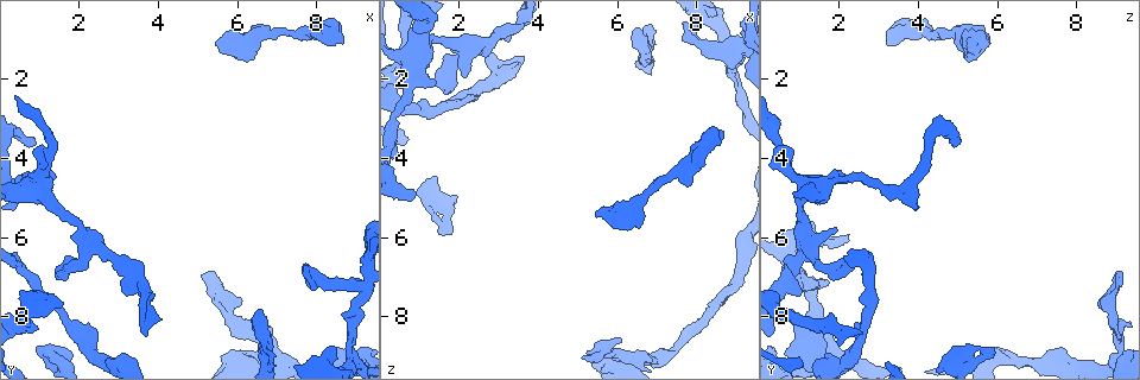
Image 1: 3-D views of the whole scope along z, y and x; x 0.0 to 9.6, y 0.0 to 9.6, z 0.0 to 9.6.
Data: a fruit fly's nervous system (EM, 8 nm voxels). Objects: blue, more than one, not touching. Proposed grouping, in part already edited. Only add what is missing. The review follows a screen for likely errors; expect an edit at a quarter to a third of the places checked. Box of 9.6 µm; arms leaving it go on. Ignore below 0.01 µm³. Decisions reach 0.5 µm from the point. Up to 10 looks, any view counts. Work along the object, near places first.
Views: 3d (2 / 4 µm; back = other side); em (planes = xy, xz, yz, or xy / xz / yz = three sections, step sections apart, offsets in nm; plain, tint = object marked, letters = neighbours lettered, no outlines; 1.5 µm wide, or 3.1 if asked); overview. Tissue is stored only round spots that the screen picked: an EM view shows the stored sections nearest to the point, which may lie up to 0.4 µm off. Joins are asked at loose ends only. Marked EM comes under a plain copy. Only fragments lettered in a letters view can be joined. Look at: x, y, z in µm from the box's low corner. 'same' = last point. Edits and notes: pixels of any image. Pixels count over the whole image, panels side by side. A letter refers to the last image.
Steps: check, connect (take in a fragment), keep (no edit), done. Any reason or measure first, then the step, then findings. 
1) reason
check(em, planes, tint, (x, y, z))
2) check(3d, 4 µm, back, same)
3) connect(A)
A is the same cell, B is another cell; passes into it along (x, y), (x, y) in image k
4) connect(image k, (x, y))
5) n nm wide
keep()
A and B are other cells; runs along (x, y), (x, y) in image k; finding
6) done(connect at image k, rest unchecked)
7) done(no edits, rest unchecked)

check(em, planes, letters, (5.10, 7.00, 9.00))

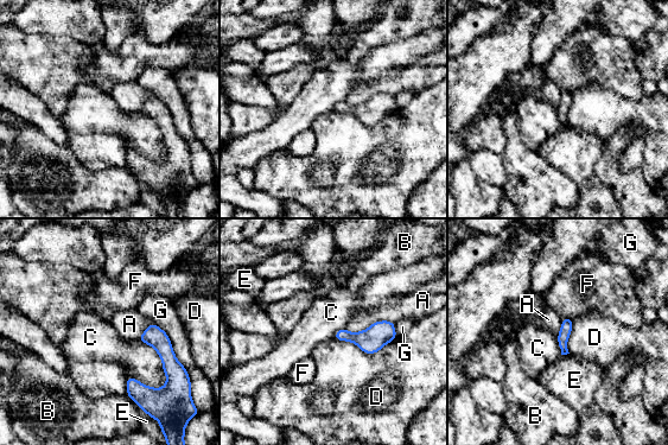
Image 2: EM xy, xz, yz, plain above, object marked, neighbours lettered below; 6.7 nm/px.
keep()
A, B, C, D, E, F and G are other cells; border along (138, 338), (160, 358), (160, 388) in image 2; none of them fits

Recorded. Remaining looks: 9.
thick end
check(em, xy, step 8, letters, (5.40, 1.00, 5.45))

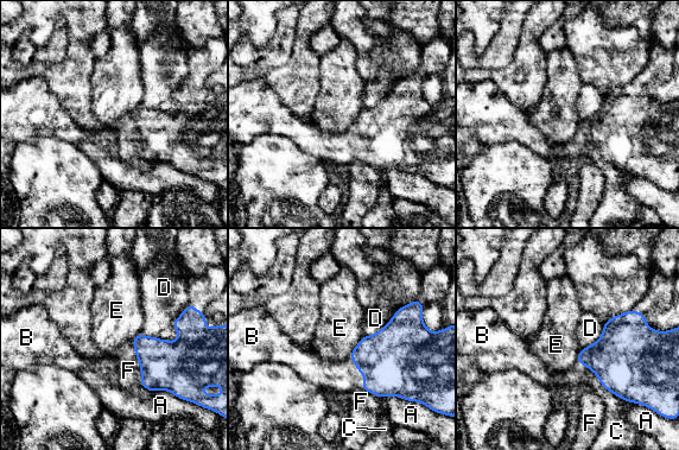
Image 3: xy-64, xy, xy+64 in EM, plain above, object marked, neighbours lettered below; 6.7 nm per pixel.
cut it another way
check(em, planes, letters, same)

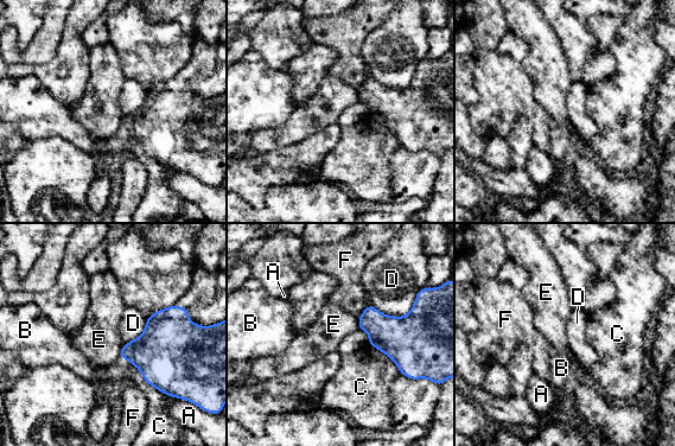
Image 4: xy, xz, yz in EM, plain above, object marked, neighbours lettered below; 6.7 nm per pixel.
connect(B)
B is the same cell, A, C, D, E and F are other cells; passes into it along (163, 352), (127, 361), (120, 373) in image 4; the cell continues

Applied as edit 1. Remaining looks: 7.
redraw
check(overview)

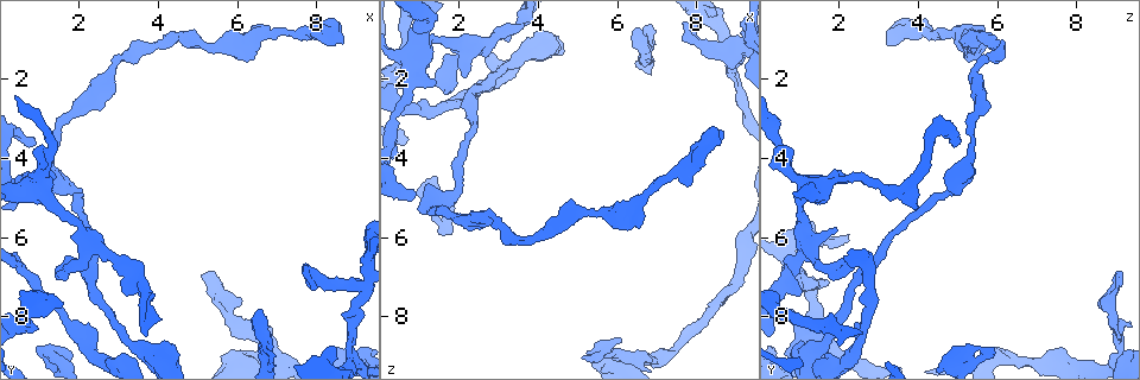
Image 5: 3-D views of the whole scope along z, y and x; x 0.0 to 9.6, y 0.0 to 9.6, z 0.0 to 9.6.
check(em, planes, letters, (8.70, 1.05, 3.40))

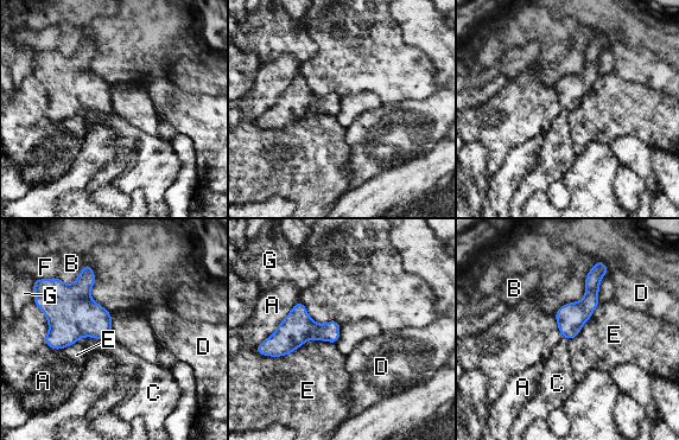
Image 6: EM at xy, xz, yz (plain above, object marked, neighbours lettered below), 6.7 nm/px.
keep()
A, B, C, D, E, F and G are other cells; runs along (598, 269), (590, 301), (564, 333) in image 6; none of them fits

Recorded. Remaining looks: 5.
an open end
check(3d, 2 µm, (6.60, 7.80, 0.75))

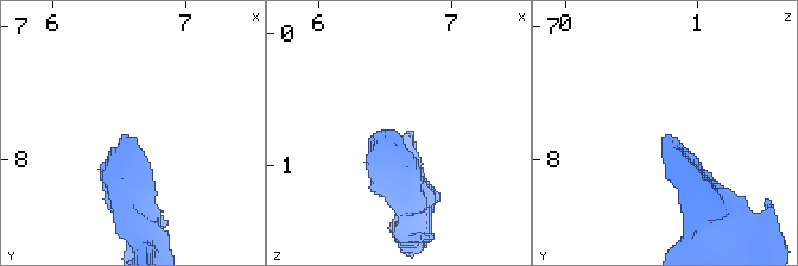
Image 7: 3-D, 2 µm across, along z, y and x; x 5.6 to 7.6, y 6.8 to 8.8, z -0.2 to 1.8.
check(em, planes, letters, (6.58, 7.86, 0.74))

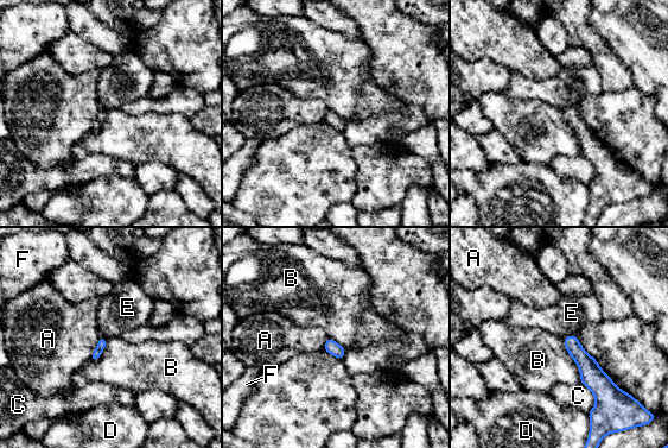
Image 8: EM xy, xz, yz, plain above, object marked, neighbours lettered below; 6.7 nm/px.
keep()
A, B, C, D, E and F are other cells; runs along (566, 340), (600, 385), (600, 402) in image 8; no lettered fragment goes on from it

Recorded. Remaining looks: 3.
done(connect at image 4, rest unchecked)

